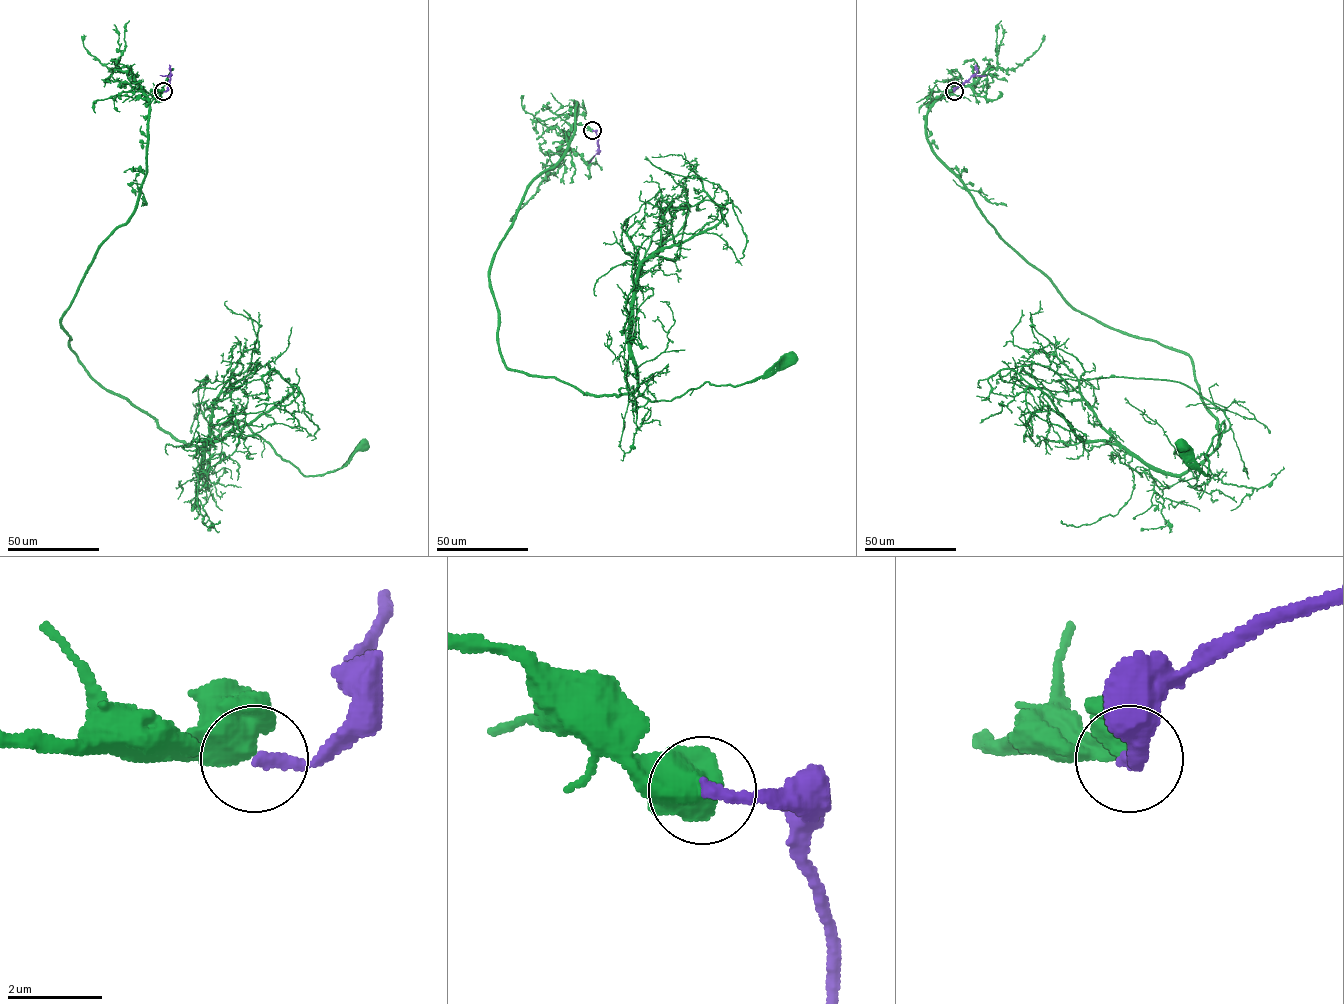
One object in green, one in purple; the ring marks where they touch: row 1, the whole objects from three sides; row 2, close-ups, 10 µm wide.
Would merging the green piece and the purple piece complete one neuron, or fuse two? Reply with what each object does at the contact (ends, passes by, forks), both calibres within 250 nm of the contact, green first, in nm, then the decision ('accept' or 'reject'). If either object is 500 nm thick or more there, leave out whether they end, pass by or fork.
700 nm thick on the green side, 260 nm on the other; accept

